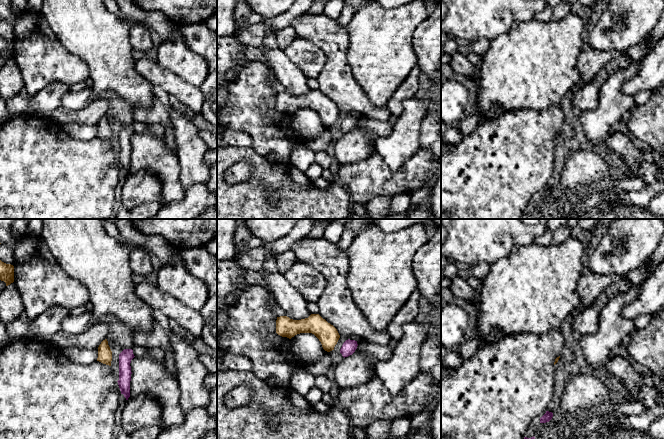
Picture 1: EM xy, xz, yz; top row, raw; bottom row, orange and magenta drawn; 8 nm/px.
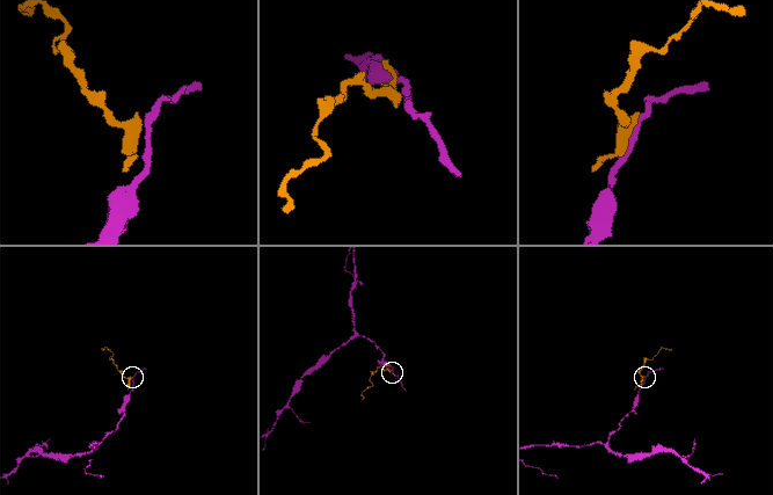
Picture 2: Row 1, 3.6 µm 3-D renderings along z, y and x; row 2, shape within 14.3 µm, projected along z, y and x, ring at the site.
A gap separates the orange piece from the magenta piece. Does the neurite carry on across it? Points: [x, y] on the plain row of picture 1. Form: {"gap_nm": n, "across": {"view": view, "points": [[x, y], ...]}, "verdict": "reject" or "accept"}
{"gap_nm": 50, "across": {"view": "xz", "points": [[337, 117], [343, 119]]}, "verdict": "reject"}

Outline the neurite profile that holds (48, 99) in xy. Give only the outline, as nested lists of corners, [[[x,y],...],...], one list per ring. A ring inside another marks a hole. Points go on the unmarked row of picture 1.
[[[51,83],[41,90],[35,97],[29,98],[31,113],[40,114],[43,117],[50,117],[53,110],[61,107],[64,94],[70,91],[70,85],[64,83]]]

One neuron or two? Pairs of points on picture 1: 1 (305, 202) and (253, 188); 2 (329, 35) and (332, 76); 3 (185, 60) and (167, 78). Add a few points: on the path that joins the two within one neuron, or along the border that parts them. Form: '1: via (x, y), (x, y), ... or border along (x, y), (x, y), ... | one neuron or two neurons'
1: via (292, 196), (283, 187), (266, 187) | one neuron
2: via (333, 45), (333, 66) | one neuron
3: border along (156, 62), (193, 85) | two neurons

